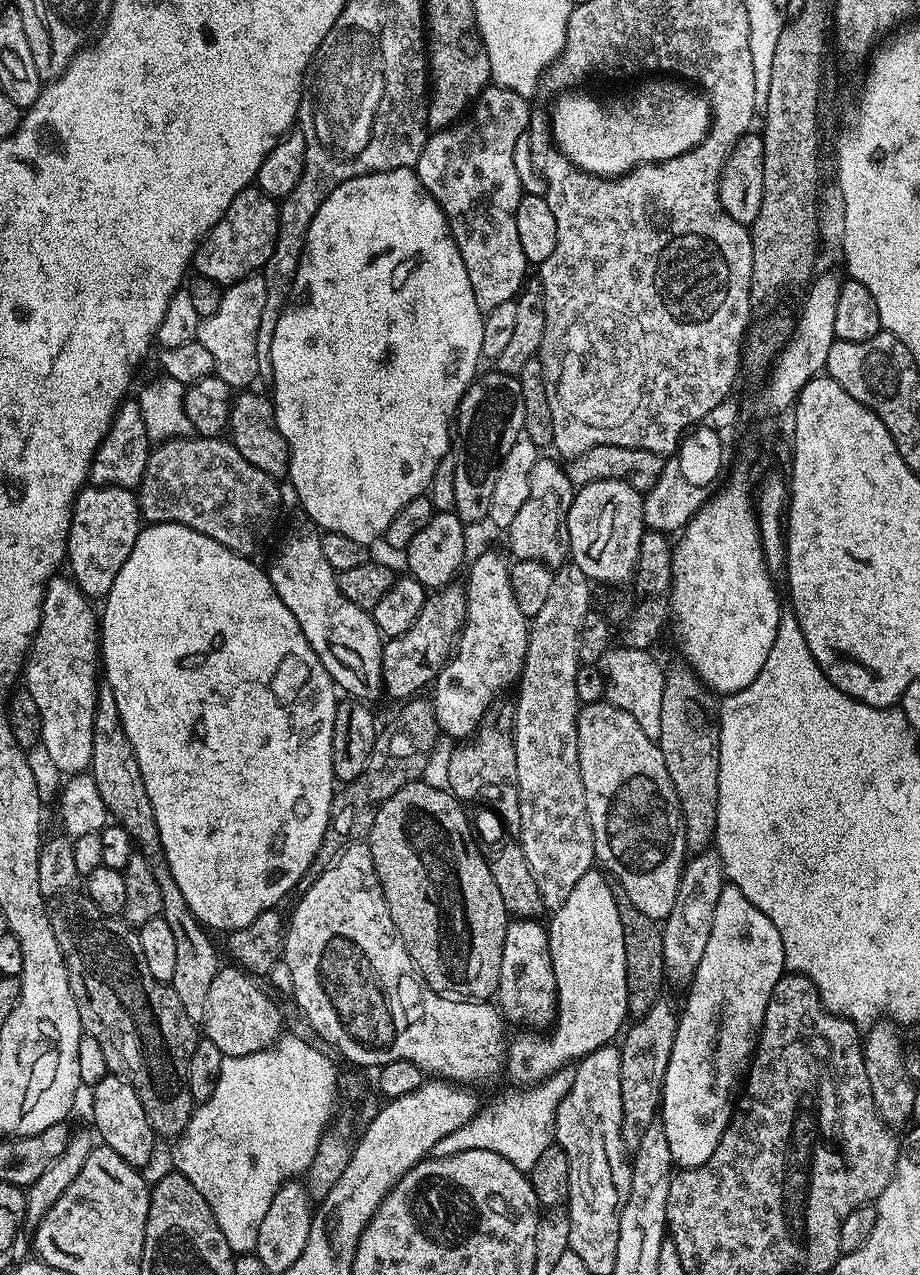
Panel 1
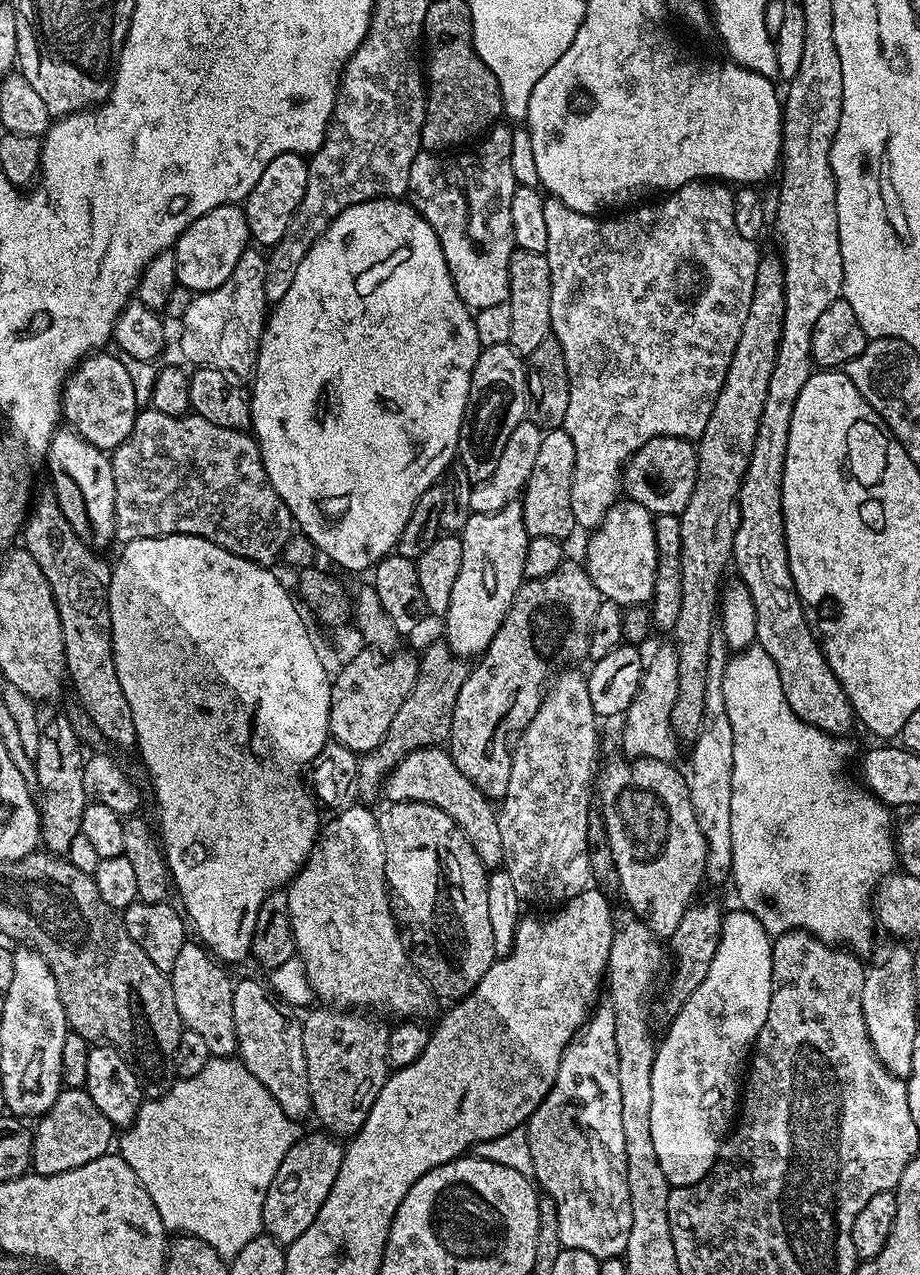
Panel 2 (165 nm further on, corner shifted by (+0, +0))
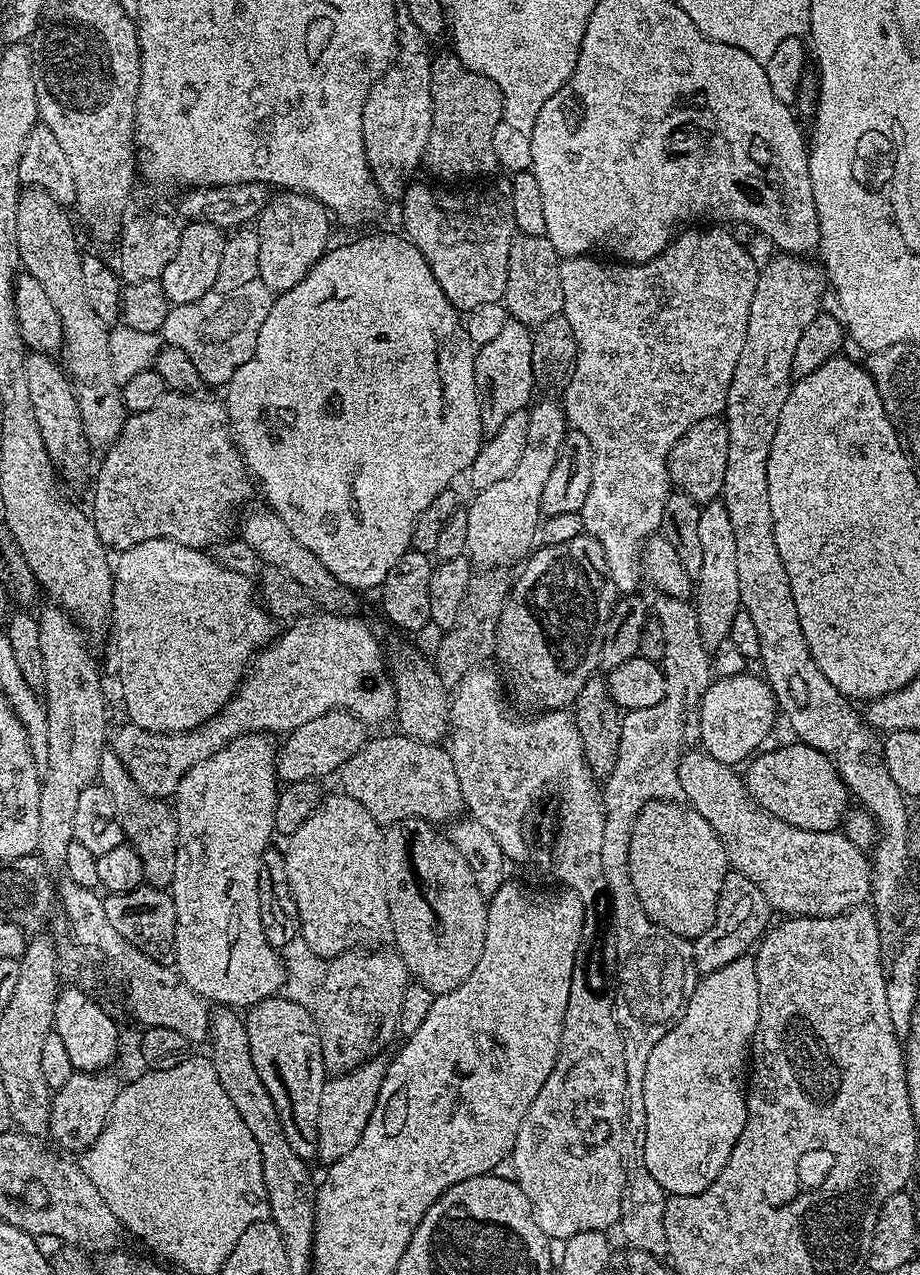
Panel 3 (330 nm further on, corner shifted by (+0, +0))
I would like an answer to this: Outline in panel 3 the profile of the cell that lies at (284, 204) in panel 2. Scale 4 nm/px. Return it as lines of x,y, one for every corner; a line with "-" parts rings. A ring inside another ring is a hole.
284,190
269,199
254,221
258,234
258,274
262,274
262,282
266,282
269,292
294,290
294,286
308,276
309,270
329,251
331,223
329,209
300,192

